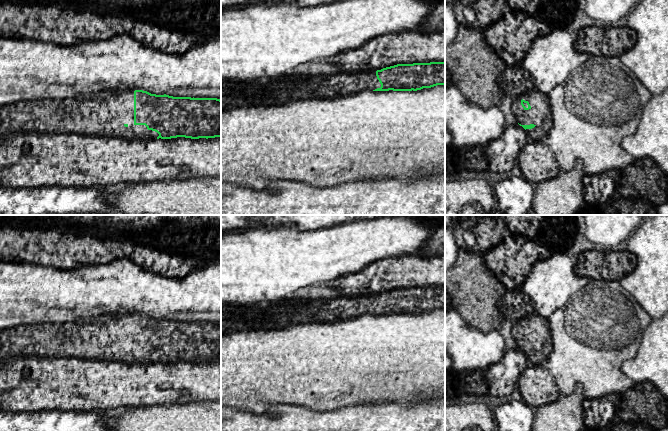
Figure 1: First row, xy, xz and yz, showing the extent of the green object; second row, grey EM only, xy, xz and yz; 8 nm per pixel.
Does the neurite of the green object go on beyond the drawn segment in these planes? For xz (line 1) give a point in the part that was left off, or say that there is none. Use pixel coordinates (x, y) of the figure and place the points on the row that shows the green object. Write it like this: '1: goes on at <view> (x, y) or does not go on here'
1: goes on at xz (285, 88)

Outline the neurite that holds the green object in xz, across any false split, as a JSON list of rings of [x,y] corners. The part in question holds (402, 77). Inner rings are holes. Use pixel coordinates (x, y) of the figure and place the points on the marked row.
[[[445,62],[397,64],[381,70],[337,72],[333,75],[308,76],[306,79],[296,81],[293,73],[286,74],[266,81],[221,81],[221,110],[232,107],[281,104],[297,99],[329,98],[350,96],[362,91],[417,91],[437,85],[445,85]],[[236,85],[257,85],[265,89],[262,95],[245,96],[233,90]]]

